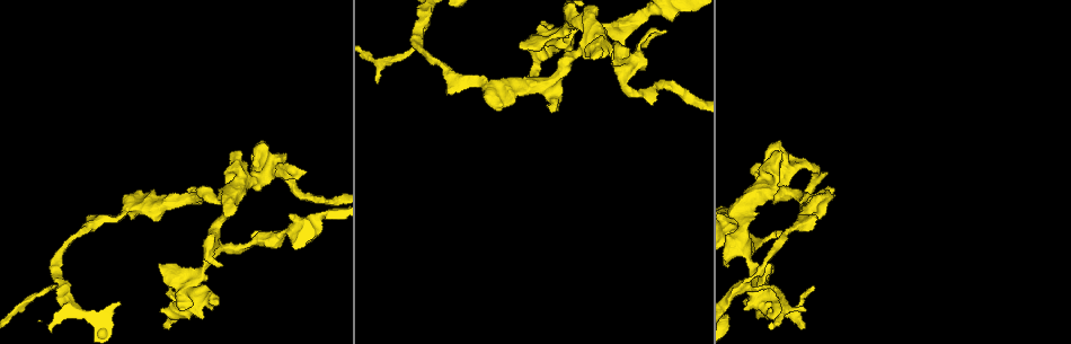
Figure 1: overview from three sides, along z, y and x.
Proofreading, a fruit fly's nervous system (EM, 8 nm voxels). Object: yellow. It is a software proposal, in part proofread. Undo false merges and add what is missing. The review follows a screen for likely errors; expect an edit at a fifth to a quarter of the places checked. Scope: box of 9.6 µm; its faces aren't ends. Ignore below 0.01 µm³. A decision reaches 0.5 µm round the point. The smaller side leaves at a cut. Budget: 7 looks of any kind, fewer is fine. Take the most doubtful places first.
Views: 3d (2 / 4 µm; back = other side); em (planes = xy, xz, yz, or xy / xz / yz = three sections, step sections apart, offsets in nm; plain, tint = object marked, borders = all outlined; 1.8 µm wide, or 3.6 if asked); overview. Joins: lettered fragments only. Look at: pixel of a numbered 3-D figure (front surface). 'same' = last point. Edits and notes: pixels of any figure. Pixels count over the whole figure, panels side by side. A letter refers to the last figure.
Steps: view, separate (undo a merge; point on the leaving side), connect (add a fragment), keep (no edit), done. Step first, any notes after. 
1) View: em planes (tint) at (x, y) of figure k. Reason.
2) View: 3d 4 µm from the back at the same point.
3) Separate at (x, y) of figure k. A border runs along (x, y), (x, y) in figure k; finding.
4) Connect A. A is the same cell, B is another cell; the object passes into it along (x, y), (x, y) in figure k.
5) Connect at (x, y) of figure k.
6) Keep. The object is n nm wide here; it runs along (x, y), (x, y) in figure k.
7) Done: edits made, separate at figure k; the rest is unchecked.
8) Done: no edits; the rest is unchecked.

View: 3d 4 µm from the back at (425, 26) of figure 1. Two arms in line, one across.

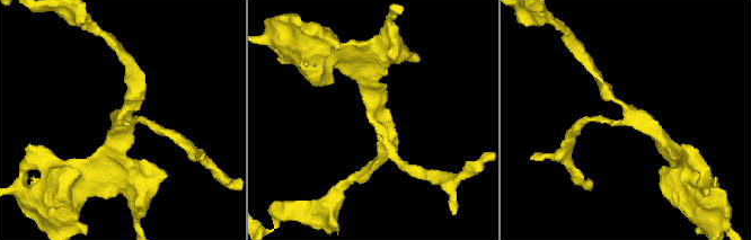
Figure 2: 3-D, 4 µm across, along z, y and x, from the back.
View: em 3.6 µm planes (borders) at (122, 114) of figure 2. 3 arms meet here.

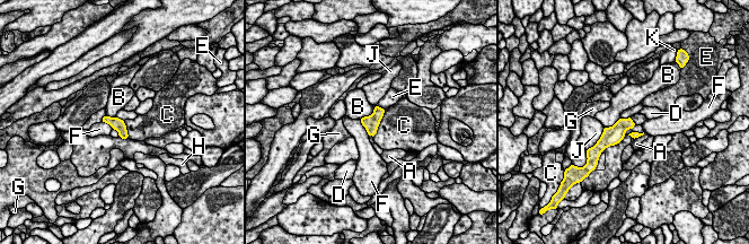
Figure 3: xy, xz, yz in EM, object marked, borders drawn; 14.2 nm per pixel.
Keep. The longest contact is with C, 440 nm; A, B, C, D, E, F, G, H, J and K are other cells; a border runs along (359, 120), (368, 136) in figure 3; all the same neuron.

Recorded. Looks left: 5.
View: em planes (borders) at (770, 182) of figure 1. Thick turns thin.

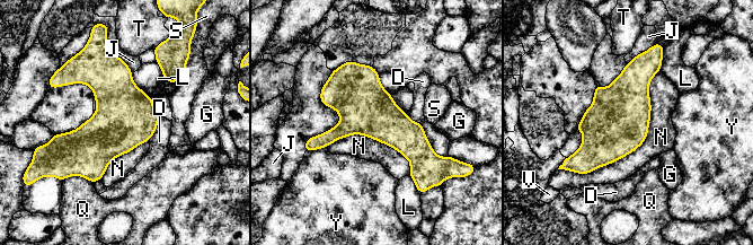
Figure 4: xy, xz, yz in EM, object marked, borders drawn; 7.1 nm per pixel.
Keep. The object is 380 nm wide here; D, G, J, L, N, Q, S, T, V and Y are other cells; continuous, no second neuron.

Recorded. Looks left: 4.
View: 3d 4 µm at (548, 37) of figure 1. Sharp bend.

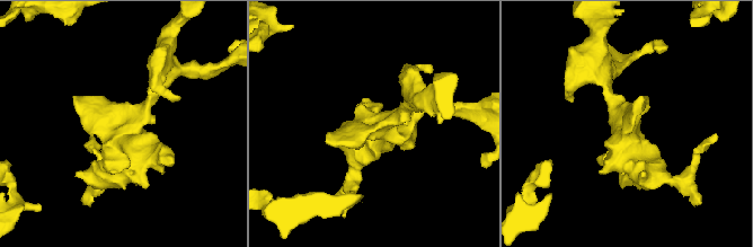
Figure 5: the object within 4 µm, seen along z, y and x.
View: em xy step 16 (borders) at (120, 137) of figure 5. Shape alone is not enough.

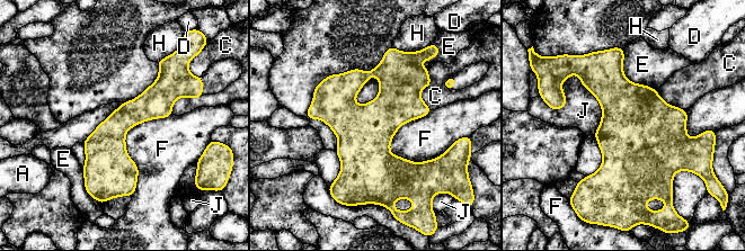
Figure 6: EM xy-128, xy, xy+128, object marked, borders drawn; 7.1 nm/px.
Keep. The longest contact is with J, 480 nm; A, C, D, E, F, H and J are other cells; continuous, no second neuron.

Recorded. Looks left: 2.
Done: no edits; the rest is unchecked.

